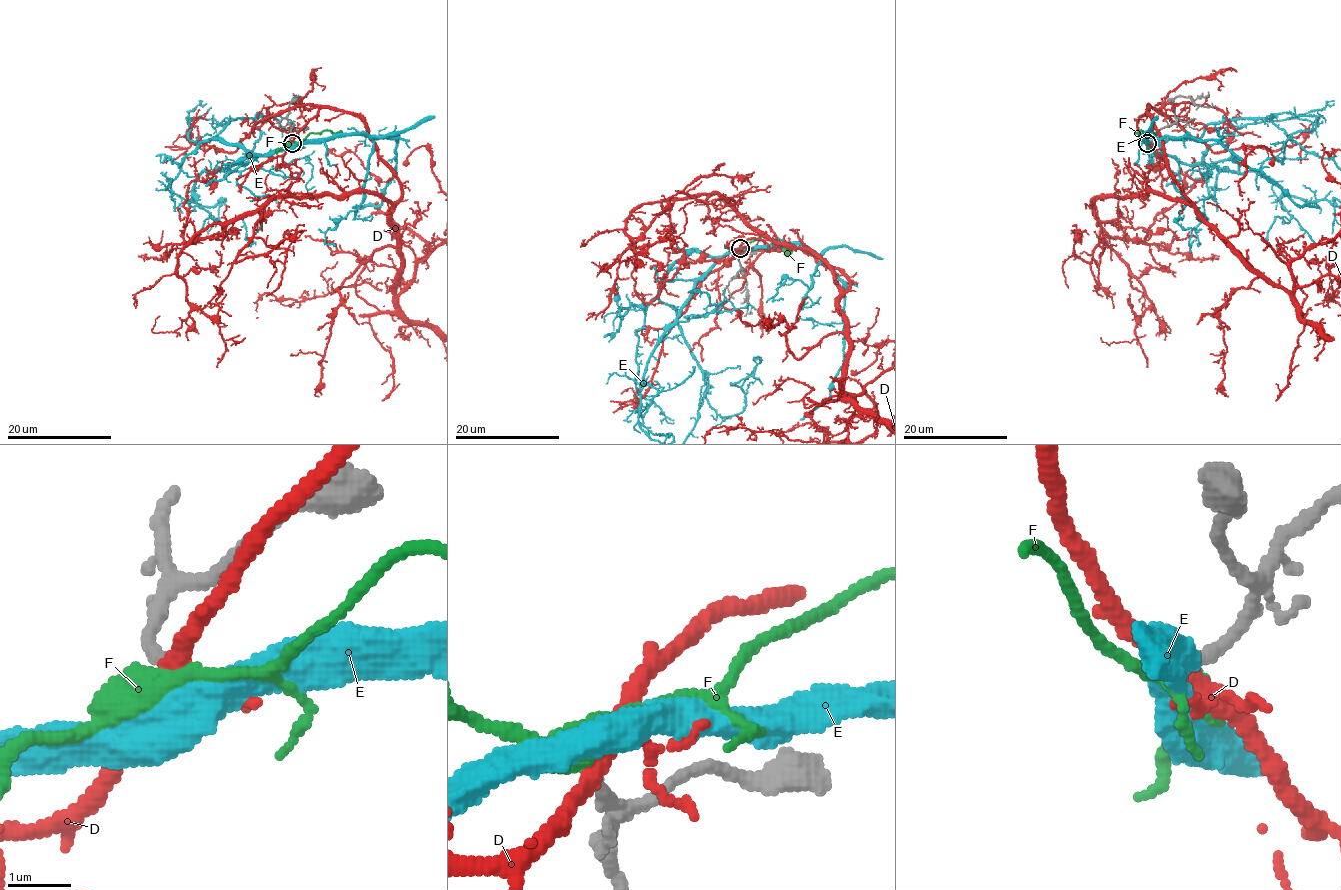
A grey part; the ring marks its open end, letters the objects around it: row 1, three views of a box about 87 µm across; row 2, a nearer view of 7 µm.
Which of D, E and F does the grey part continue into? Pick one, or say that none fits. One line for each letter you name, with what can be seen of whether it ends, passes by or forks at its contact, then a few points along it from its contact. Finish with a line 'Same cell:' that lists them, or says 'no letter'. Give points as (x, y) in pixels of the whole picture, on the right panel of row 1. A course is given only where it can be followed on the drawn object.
E: it passes by
Same cell: E

